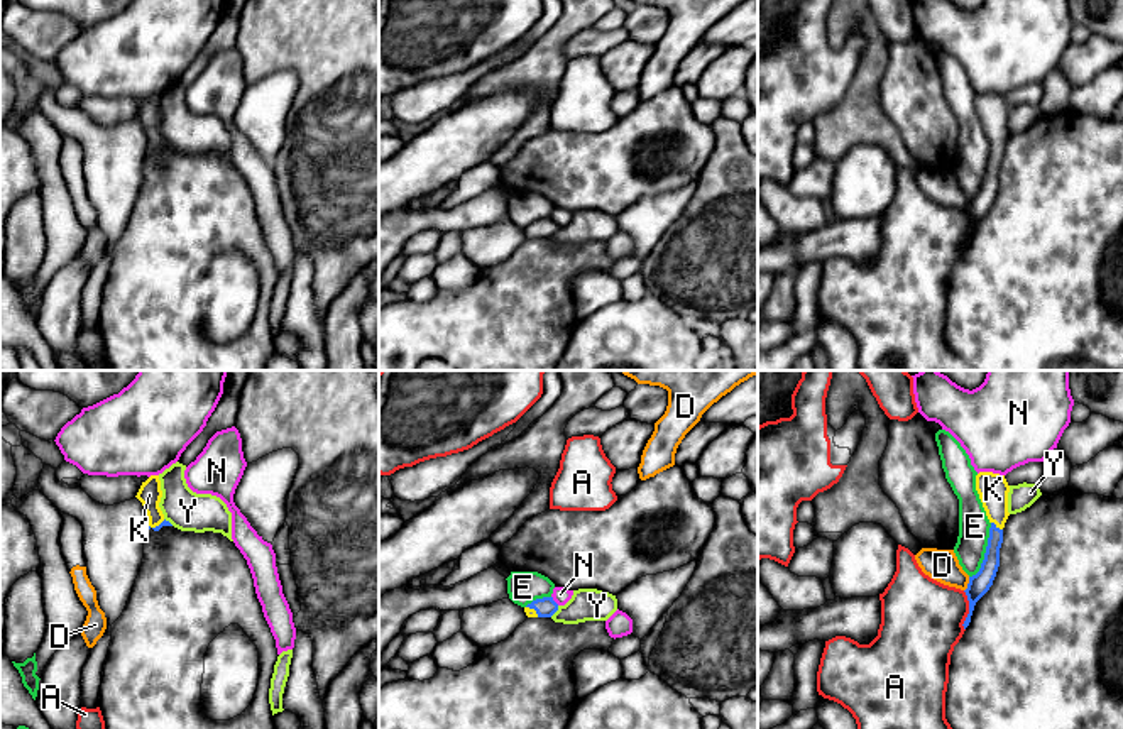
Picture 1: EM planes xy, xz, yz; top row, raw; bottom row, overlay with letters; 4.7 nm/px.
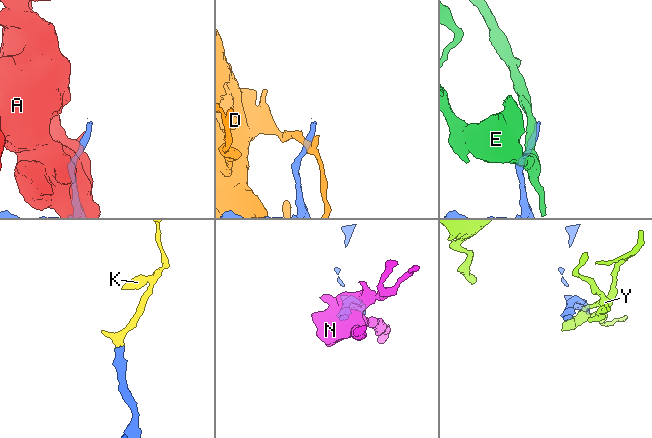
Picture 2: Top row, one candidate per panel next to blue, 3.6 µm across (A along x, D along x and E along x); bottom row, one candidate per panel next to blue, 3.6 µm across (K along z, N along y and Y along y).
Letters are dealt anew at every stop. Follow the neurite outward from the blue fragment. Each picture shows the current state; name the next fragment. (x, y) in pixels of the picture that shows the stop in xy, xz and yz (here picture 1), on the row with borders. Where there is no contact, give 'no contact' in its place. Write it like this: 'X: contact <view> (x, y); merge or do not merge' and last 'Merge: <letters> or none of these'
A: contact yz (969, 611); do not merge
D: contact yz (968, 584); do not merge
E: contact yz (986, 552); do not merge
K: contact yz (995, 525); merge
N: contact xz (553, 601); do not merge
Y: contact xz (555, 611); do not merge
Merge: K

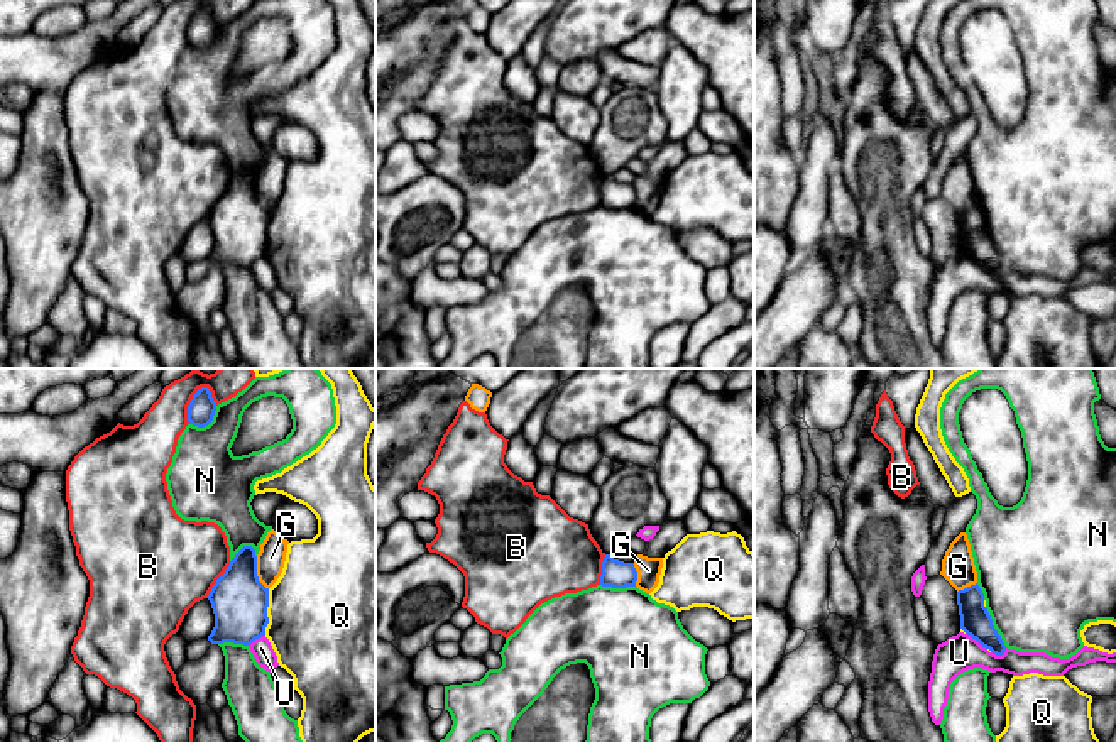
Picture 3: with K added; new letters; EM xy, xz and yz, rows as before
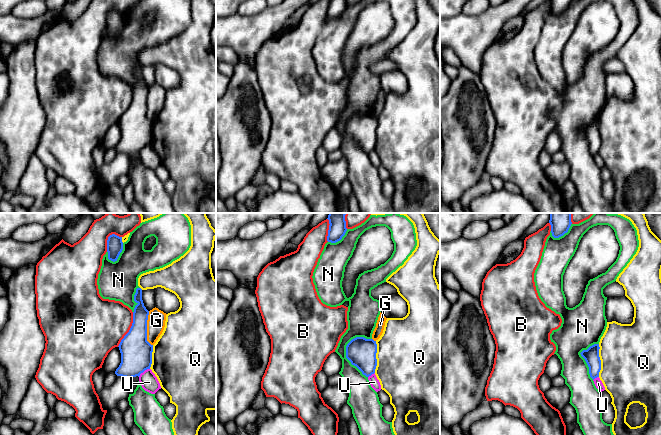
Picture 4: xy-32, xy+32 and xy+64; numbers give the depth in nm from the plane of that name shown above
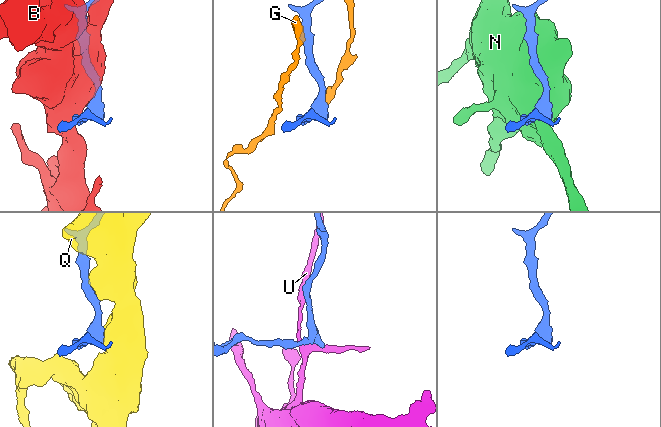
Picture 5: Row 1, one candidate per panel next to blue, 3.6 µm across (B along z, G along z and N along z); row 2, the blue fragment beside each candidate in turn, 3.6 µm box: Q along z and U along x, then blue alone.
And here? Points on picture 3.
B: contact xy (190, 403); do not merge
G: contact xy (256, 573); do not merge
N: contact yz (993, 627); do not merge
Q: contact xy (266, 612); do not merge
U: contact yz (976, 639); do not merge
Merge: none of these

